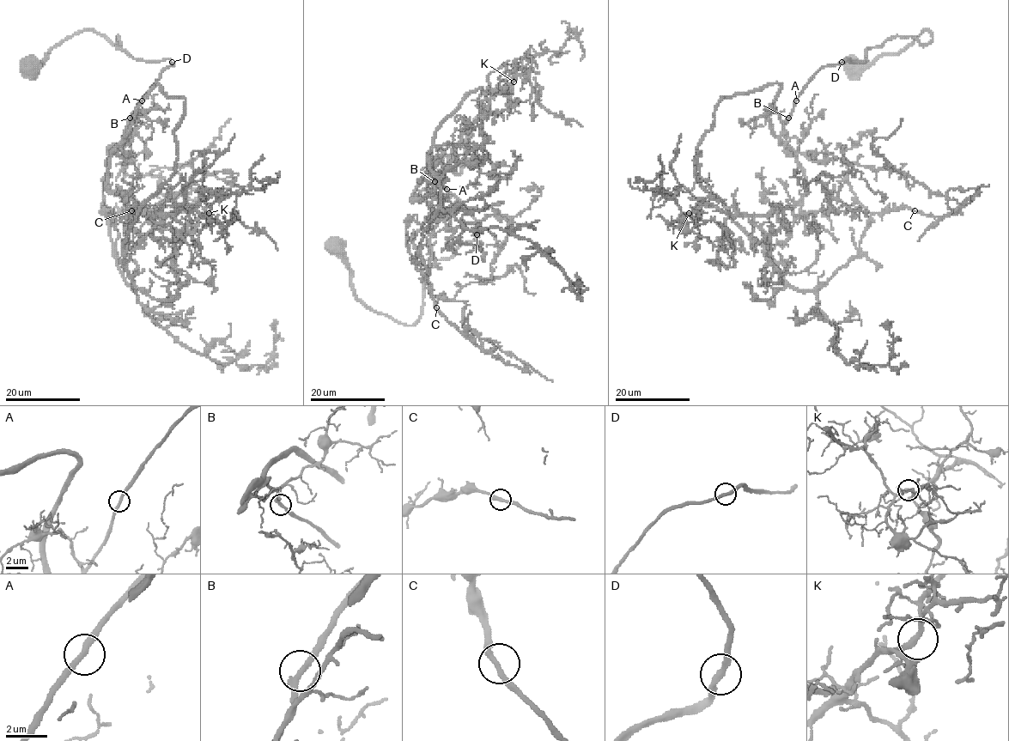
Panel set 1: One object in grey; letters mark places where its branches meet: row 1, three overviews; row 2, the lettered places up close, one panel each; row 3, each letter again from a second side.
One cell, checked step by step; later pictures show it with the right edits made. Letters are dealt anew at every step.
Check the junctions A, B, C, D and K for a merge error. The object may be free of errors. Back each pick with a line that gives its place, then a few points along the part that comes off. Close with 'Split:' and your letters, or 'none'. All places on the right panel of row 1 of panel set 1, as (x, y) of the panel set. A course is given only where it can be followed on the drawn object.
Split: none

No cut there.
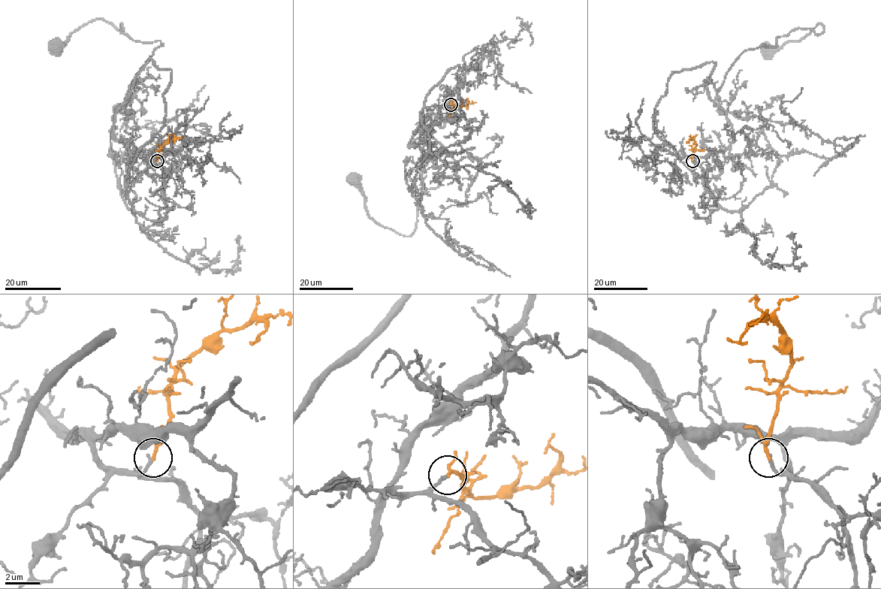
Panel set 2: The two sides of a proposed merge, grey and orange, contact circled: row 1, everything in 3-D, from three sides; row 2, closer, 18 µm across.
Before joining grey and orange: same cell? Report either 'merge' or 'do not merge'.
merge

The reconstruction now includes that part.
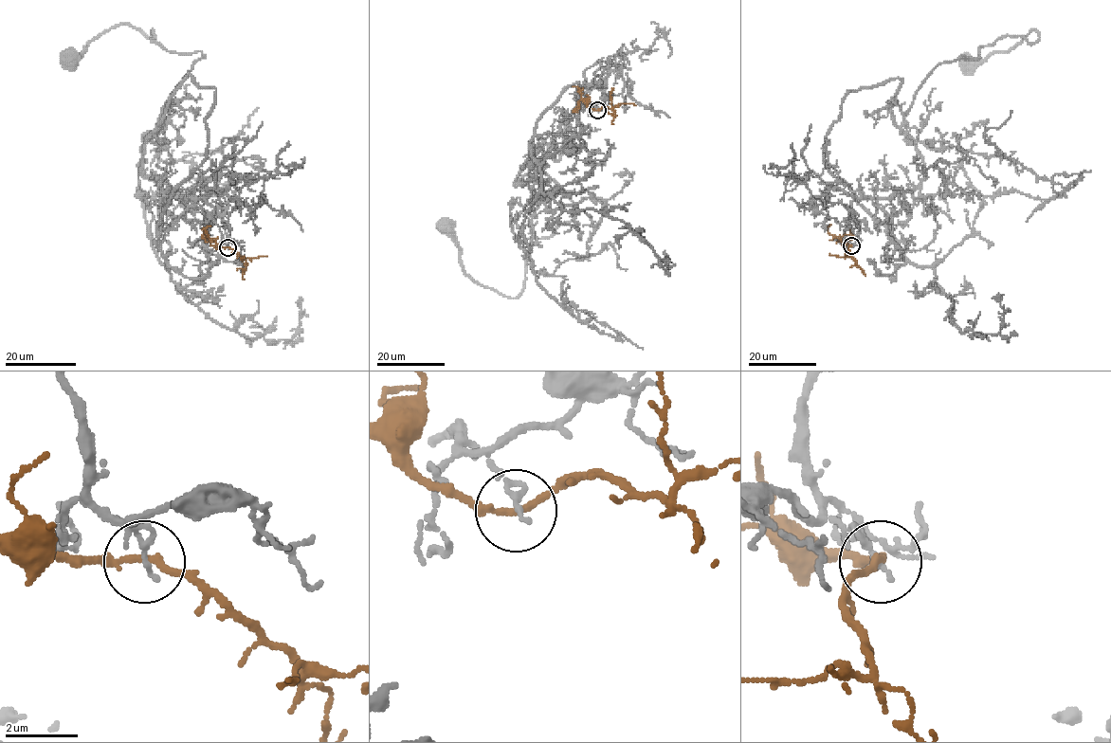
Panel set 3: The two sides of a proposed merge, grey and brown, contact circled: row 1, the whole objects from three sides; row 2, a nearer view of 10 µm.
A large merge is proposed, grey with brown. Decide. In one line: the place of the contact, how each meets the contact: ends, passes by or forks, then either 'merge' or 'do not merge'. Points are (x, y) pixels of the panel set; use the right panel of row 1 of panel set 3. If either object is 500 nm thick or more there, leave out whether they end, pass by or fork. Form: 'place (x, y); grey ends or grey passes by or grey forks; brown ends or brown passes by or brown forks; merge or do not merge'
place (851, 245); grey ends; brown passes by; do not merge

